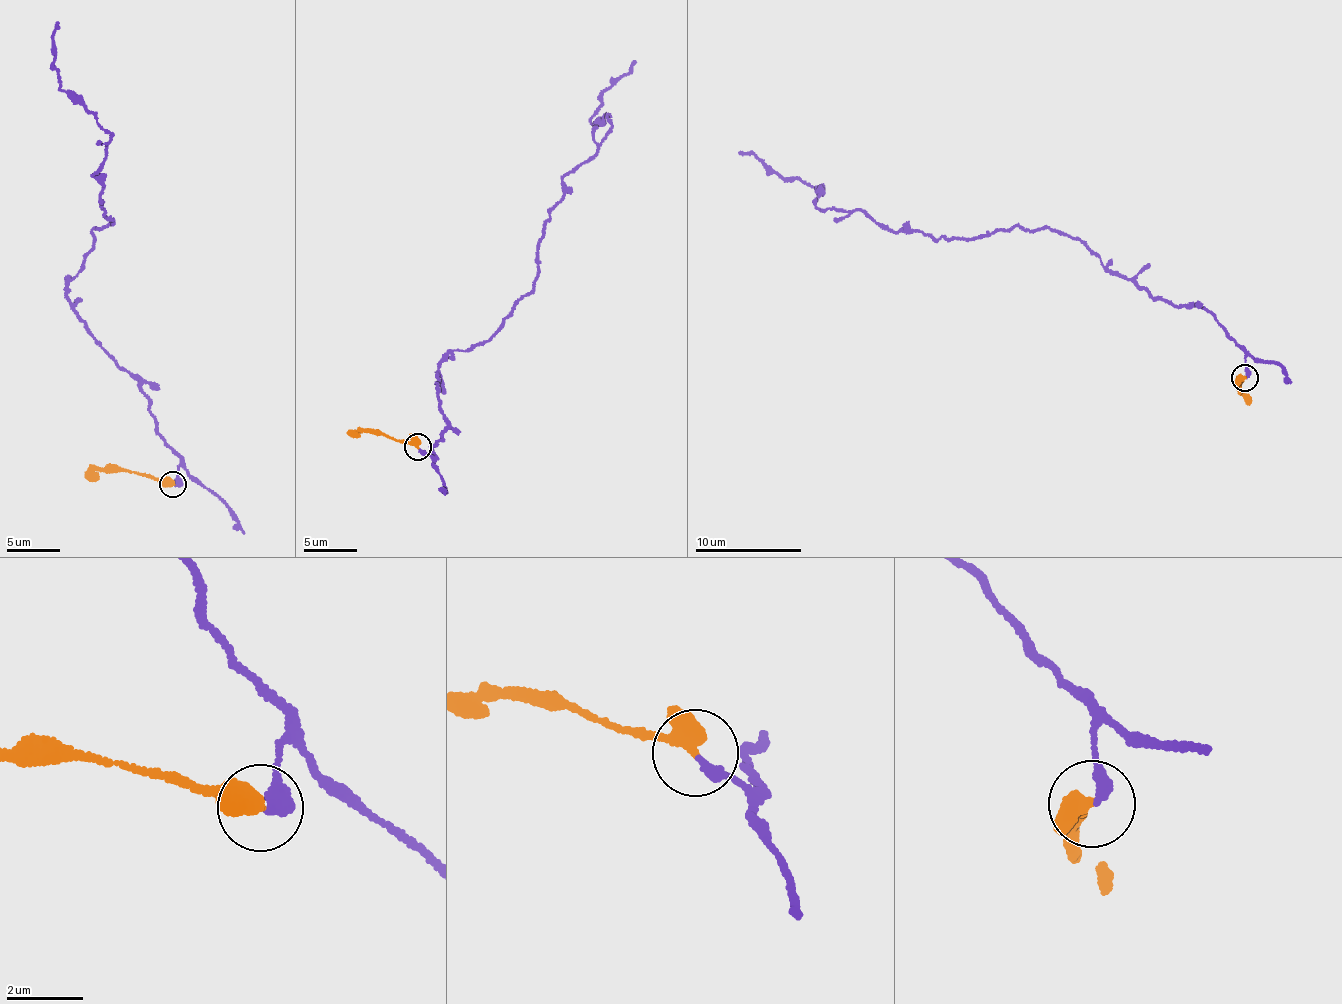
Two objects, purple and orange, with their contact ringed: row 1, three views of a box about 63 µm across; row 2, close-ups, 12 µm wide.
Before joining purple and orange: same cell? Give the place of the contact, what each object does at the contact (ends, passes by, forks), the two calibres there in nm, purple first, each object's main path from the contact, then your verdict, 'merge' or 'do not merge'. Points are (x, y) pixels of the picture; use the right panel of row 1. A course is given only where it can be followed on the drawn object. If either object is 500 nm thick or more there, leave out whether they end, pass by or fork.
at (1245, 378); purple ends there; orange passes by; 380 nm thick on the purple side, 360 nm on the other; purple runs (1245, 377), (1245, 350), (1210, 313), (1174, 307), (1058, 229), (896, 232), (815, 206), (824, 188), (739, 151); orange runs (1245, 377), (1239, 387), (1250, 403); do not merge

